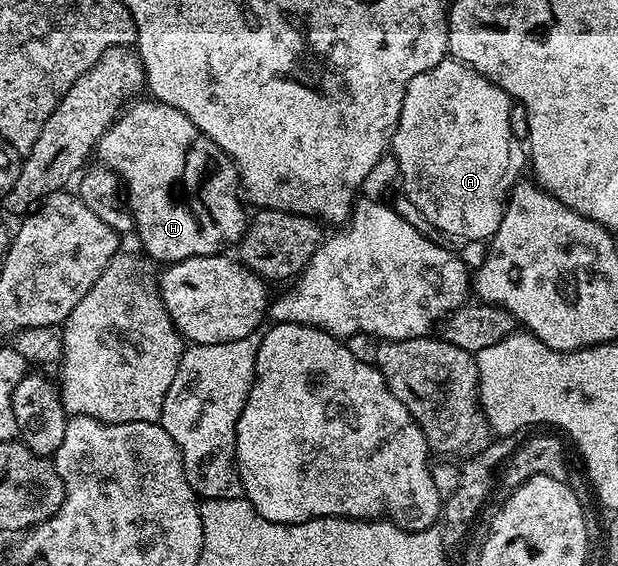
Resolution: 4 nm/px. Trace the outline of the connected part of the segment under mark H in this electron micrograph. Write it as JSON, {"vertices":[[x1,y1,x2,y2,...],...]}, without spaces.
{"vertices":[[141,98,136,102,130,103,128,107,122,111,121,115,106,132,103,138,98,142,95,149,95,156,104,167,113,169,118,176,121,177,121,183,127,189,127,199,129,206,133,210,133,222,135,225,135,236,141,239,141,244,145,247,144,255,153,262,165,260,164,262,176,262,186,260,187,258,195,258,196,256,215,256,226,251,228,244,236,245,241,239,241,235,245,232,247,223,247,212,241,209,241,200,237,197,237,188,239,192,239,173,233,160,219,146,215,146,215,142,211,142,211,138,207,138,207,134,203,134,199,130,199,126,195,126,195,122,191,122,191,118,187,118,187,114,183,114,179,110,175,110,166,104,159,104,152,98]]}

